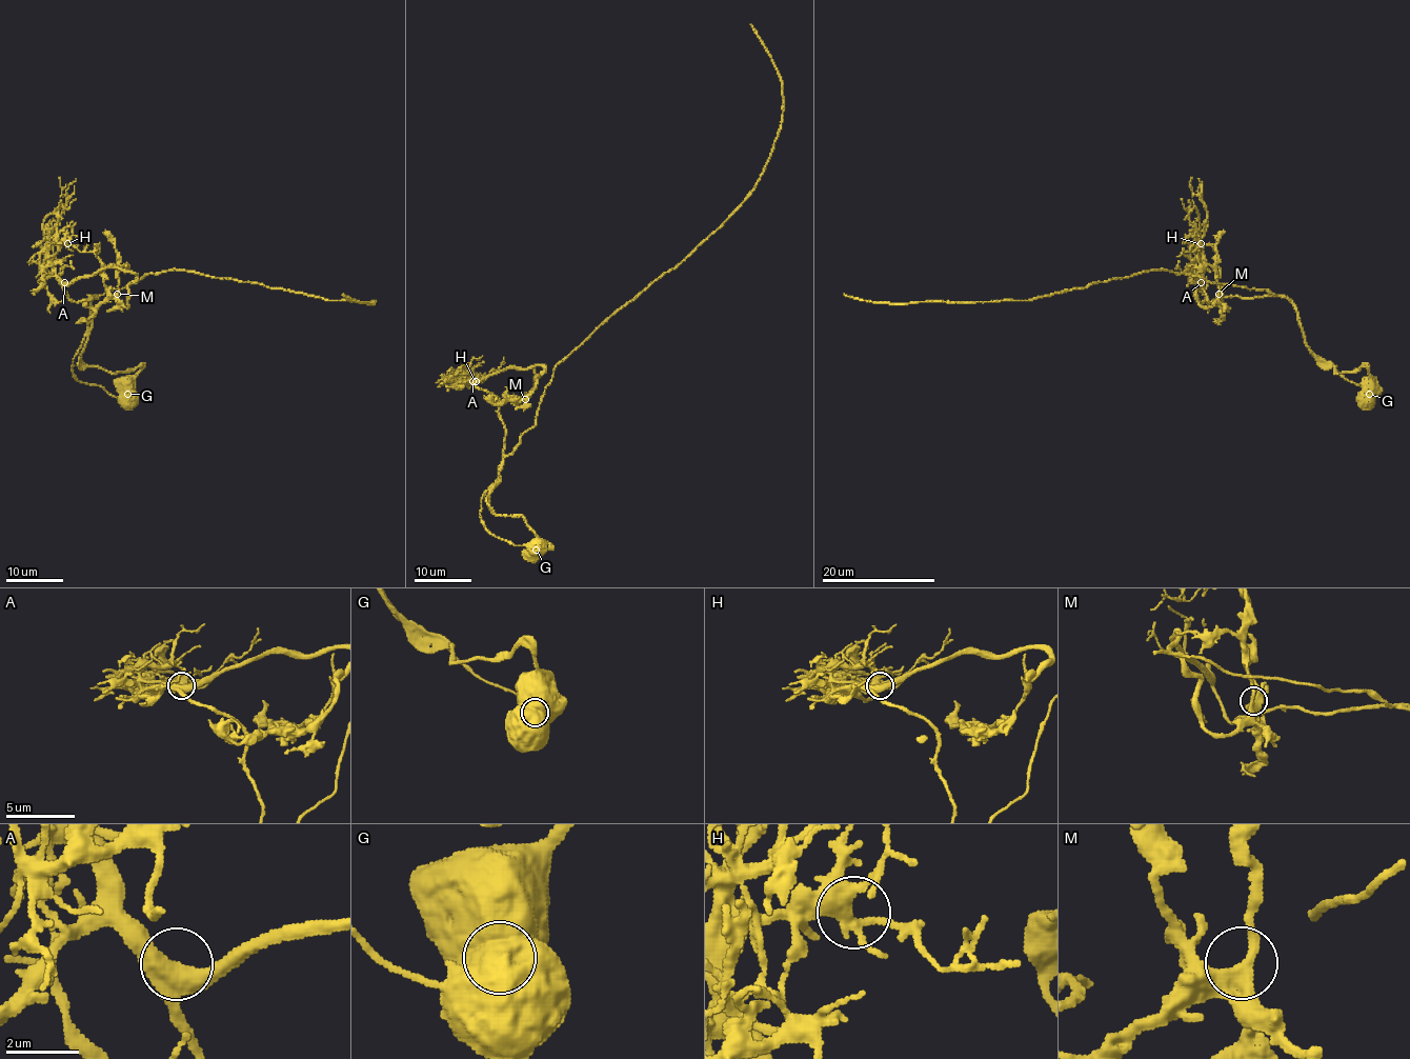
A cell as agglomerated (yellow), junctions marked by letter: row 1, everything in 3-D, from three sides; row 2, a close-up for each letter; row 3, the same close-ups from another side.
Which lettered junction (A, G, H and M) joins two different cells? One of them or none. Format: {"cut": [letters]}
{"cut": ["G"]}

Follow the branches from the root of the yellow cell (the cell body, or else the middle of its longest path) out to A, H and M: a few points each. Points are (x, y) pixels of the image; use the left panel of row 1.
A: (123, 385), (113, 397), (76, 378), (73, 358), (89, 321), (89, 302), (97, 298), (72, 300), (64, 282)
H: (123, 385), (113, 397), (73, 373), (97, 298), (68, 298), (47, 257), (53, 245), (67, 243)
M: (123, 385), (113, 397), (76, 378), (97, 298), (76, 302), (64, 287), (131, 271), (126, 307), (117, 294)

